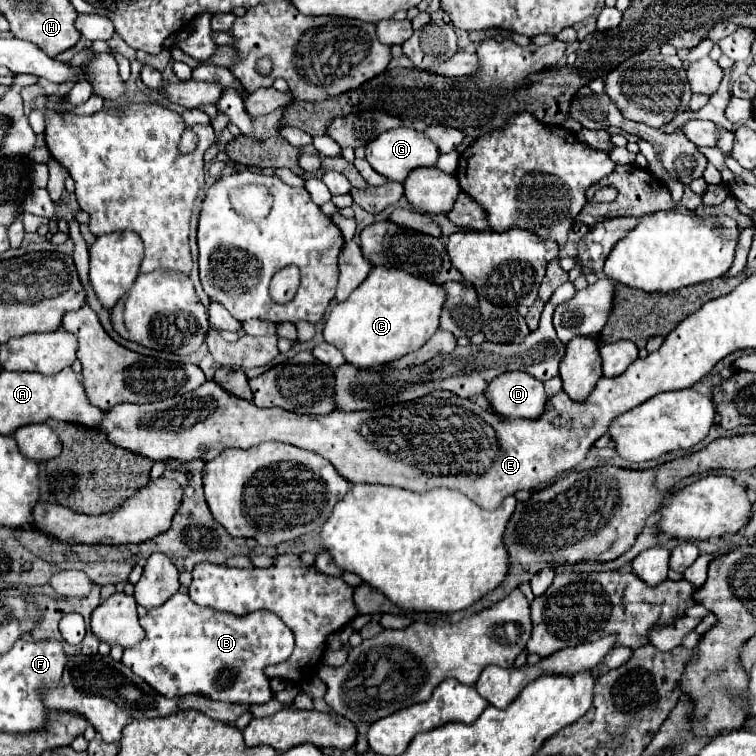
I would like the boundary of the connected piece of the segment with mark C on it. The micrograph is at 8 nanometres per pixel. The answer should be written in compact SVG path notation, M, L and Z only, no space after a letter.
M373 267L369 277L329 313L323 329L327 343L333 343L349 365L371 369L417 351L439 329L445 291L435 283L413 277L401 269Z

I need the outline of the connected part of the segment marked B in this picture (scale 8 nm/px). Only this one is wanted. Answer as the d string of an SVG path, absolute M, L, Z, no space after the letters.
M177 593L161 607L151 609L141 619L141 627L145 629L145 639L135 647L125 649L121 663L125 663L137 677L145 679L159 695L165 695L169 699L177 695L197 693L215 701L241 705L267 703L273 699L273 693L263 669L267 665L287 661L293 651L293 633L271 611L255 611L245 617L235 617L209 607L199 607L189 599L189 595L183 593Z

